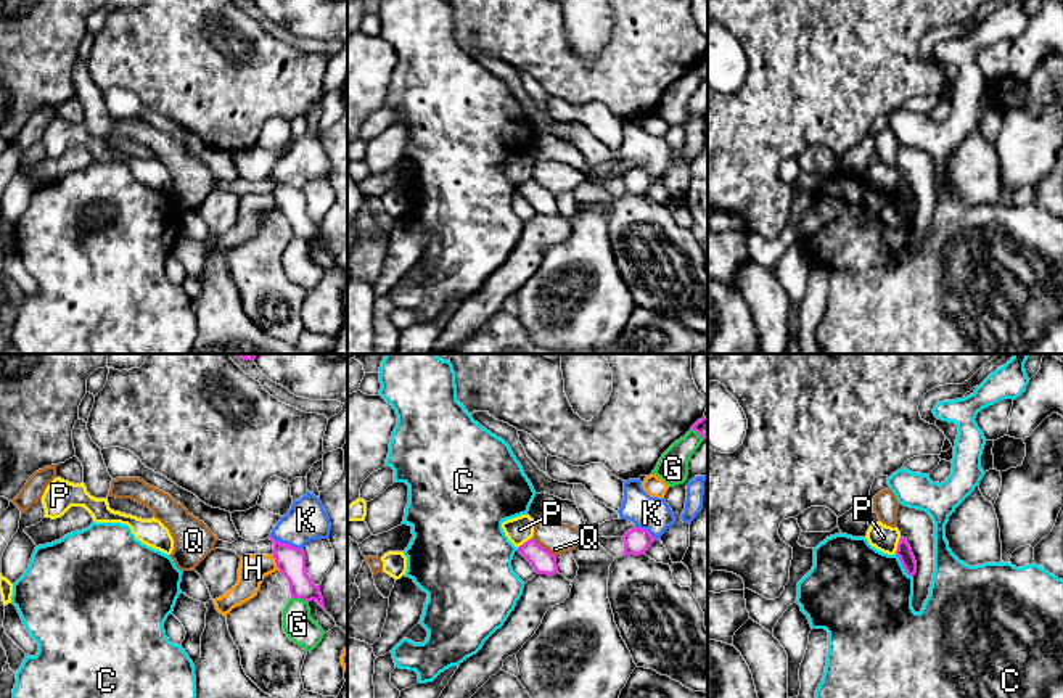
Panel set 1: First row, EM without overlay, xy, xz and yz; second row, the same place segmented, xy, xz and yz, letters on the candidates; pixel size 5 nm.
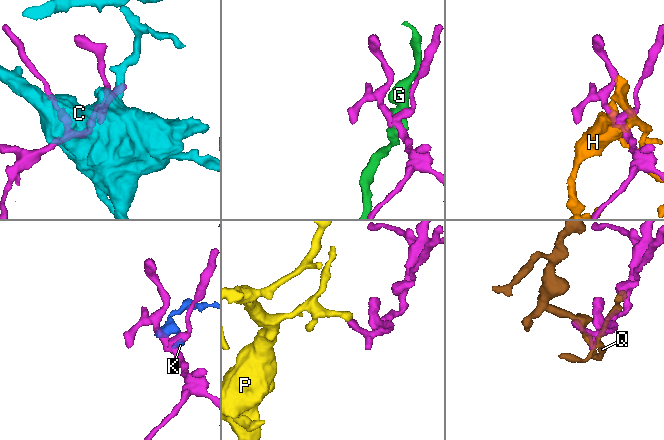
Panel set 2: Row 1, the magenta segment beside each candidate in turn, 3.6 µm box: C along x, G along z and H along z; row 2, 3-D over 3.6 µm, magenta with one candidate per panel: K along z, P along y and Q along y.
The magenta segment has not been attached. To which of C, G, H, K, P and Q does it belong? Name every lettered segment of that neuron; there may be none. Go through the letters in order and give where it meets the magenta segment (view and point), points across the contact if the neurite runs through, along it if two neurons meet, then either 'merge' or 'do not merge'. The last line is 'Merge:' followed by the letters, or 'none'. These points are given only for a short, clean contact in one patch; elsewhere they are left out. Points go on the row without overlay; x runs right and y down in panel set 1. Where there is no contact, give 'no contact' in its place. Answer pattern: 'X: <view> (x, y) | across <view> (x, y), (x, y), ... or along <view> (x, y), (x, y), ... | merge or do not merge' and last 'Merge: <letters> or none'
C: yz (902, 205) | along yz (894, 193), (912, 217) | do not merge
G: xy (299, 237) | do not merge
H: xy (275, 201) | do not merge
K: xy (285, 184) | do not merge
P: xz (525, 182) | across xz (542, 201), (525, 182), (520, 169) | merge
Q: xz (542, 187) | do not merge
Merge: P

